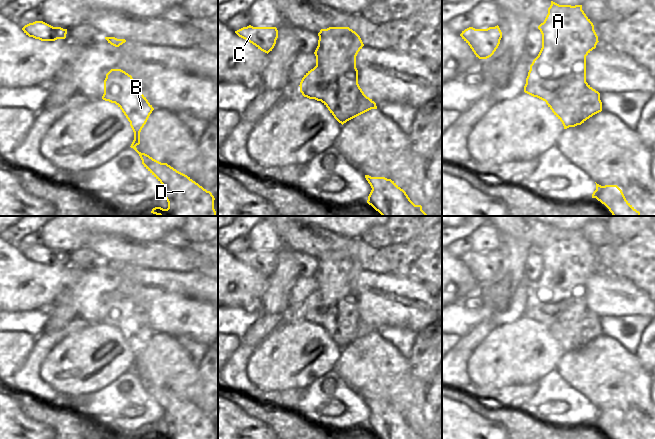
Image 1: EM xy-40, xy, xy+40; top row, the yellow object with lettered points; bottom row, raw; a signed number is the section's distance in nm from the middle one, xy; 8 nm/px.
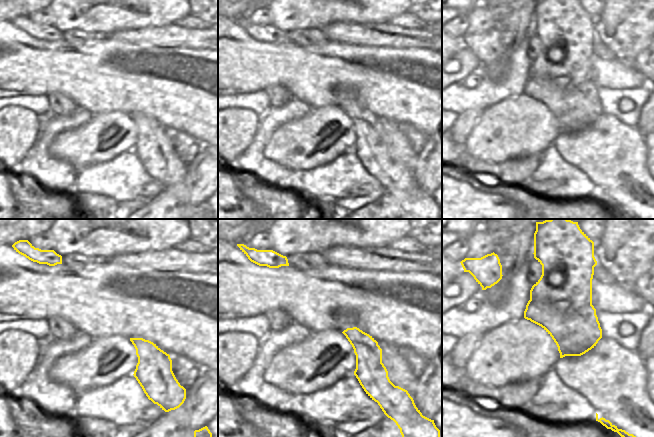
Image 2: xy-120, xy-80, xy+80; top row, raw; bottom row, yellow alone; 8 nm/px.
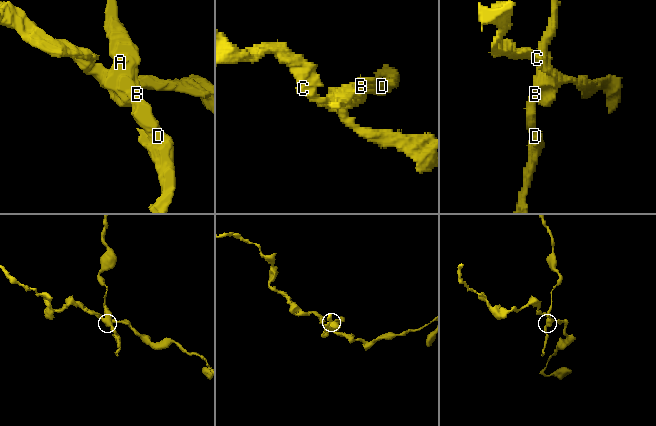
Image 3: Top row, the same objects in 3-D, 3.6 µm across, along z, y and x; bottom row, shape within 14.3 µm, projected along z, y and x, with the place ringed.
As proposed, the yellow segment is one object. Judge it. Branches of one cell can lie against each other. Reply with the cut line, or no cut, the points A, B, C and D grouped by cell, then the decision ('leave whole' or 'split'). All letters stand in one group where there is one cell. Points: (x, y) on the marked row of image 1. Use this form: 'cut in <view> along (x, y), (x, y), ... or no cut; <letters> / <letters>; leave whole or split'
cut in xy+40 along (544, 89), (554, 96), (562, 95); A B D / C; split

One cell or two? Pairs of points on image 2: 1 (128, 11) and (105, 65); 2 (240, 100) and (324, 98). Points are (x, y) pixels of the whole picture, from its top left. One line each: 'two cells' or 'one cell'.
1: two cells
2: two cells

